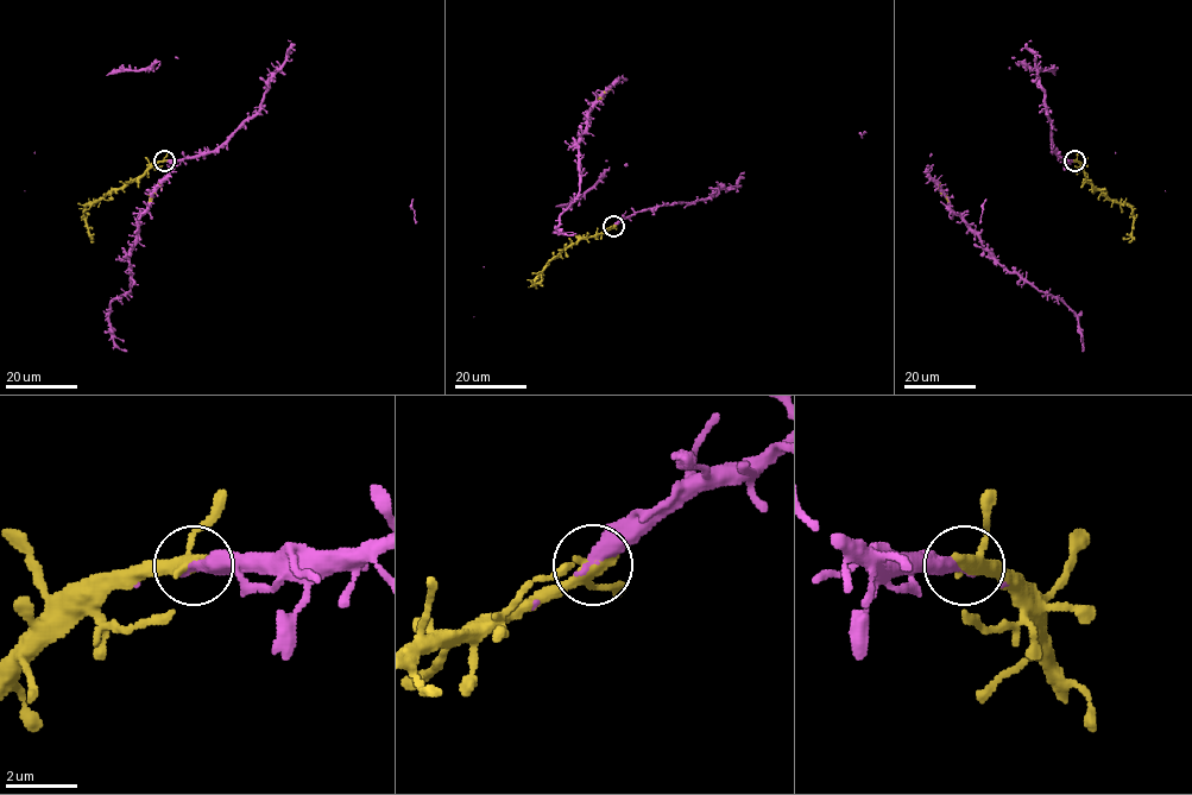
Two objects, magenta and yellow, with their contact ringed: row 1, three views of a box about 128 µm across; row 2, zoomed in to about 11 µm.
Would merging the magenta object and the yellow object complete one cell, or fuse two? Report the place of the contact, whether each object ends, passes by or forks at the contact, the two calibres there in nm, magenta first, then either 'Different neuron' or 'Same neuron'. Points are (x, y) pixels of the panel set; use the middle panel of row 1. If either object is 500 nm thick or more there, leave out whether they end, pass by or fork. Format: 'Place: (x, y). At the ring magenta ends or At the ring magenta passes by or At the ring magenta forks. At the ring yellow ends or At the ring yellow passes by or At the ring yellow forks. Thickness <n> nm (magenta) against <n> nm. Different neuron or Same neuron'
Place: (613, 226). At the ring magenta ends. At the ring yellow passes by. Thickness 420 nm (magenta) against 400 nm. Same neuron

